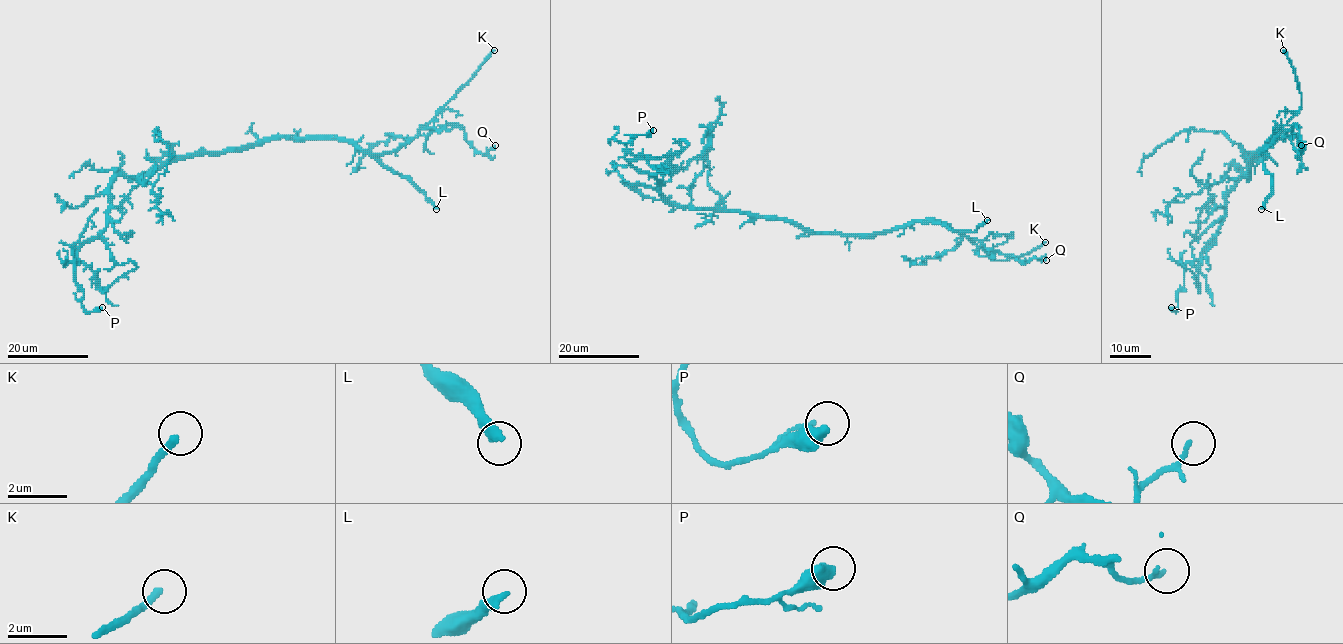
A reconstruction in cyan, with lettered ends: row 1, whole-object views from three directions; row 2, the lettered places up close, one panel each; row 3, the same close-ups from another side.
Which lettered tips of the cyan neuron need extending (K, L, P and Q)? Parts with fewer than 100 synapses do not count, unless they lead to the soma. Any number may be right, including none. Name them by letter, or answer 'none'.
L

